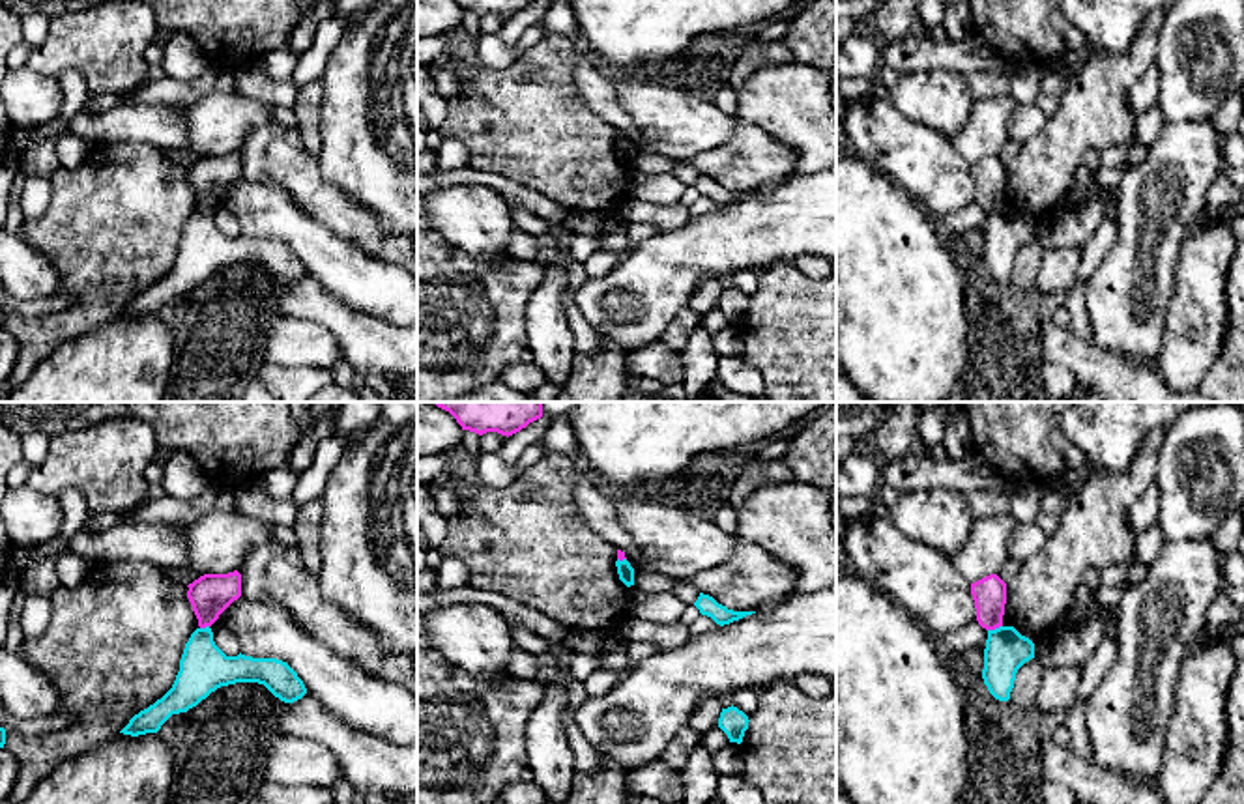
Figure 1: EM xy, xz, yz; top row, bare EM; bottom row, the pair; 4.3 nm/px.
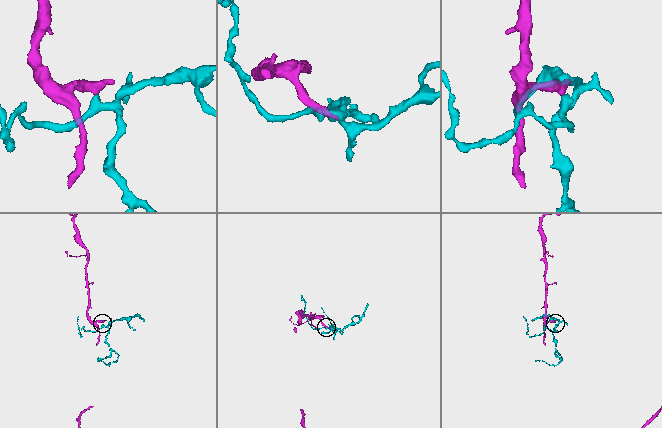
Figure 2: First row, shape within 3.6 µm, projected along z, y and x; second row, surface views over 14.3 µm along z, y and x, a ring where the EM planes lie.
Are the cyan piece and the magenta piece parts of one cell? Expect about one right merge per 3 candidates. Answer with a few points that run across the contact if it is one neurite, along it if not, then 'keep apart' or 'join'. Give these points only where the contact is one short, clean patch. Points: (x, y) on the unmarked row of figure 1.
line yz (1001, 206), (988, 212); keep apart

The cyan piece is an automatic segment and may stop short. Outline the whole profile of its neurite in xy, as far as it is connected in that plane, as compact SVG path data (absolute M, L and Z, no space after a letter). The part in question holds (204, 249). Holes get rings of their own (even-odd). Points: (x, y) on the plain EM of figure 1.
M210 208L196 209L185 224L172 269L135 295L120 314L131 318L157 314L172 295L187 294L217 269L236 264L264 266L284 284L294 284L307 275L303 262L286 243L241 234L226 237L215 226Z

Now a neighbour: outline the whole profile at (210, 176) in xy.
M204 155L187 166L187 179L198 200L198 208L211 208L219 196L241 178L241 155Z

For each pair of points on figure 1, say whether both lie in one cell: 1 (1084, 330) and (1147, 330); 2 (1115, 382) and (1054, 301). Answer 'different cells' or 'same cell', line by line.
1: different cells
2: same cell

